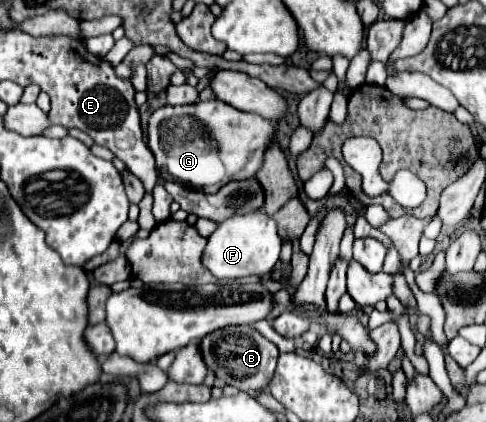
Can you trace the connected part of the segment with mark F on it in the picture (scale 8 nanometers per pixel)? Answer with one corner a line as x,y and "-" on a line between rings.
255,209
249,213
237,213
219,223
219,227
209,237
201,261
217,279
237,279
247,275
261,277
269,275
275,269
279,253
281,253
281,239
277,223
263,209

